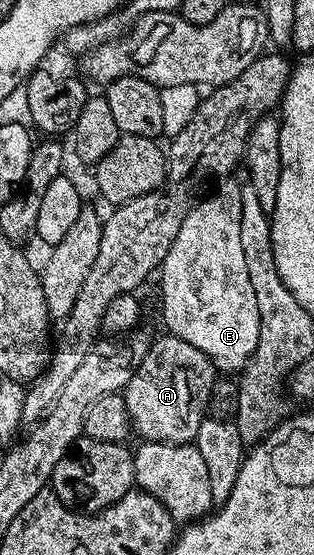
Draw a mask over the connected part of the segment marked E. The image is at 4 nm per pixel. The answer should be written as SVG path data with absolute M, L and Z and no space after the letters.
M233 180L222 181L214 194L202 202L194 201L187 216L182 220L178 235L171 244L167 256L159 264L161 274L161 314L172 337L187 340L187 344L199 348L213 361L218 371L240 372L251 360L255 346L259 344L259 303L247 280L247 263L243 257L243 243L240 223L243 221L241 186Z

